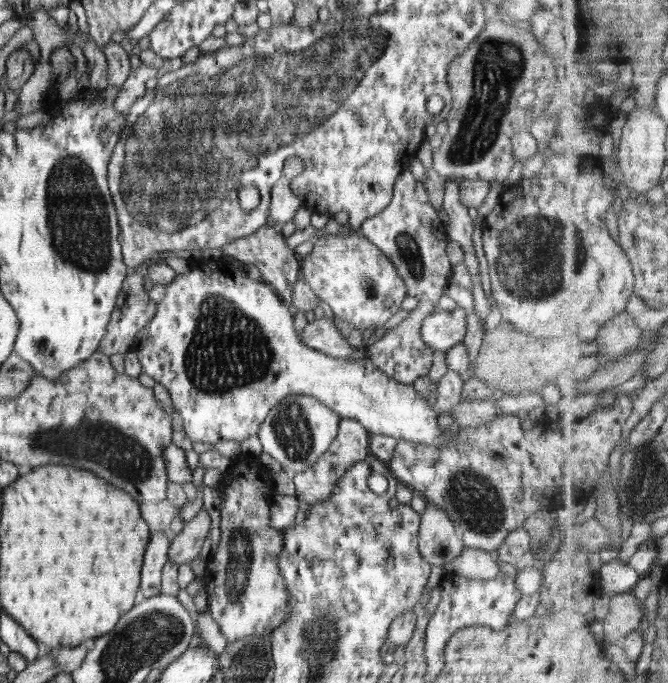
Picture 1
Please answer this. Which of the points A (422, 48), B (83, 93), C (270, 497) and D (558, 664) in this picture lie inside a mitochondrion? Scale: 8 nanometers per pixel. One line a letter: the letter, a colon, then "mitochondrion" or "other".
A: other
B: other
C: other
D: other

